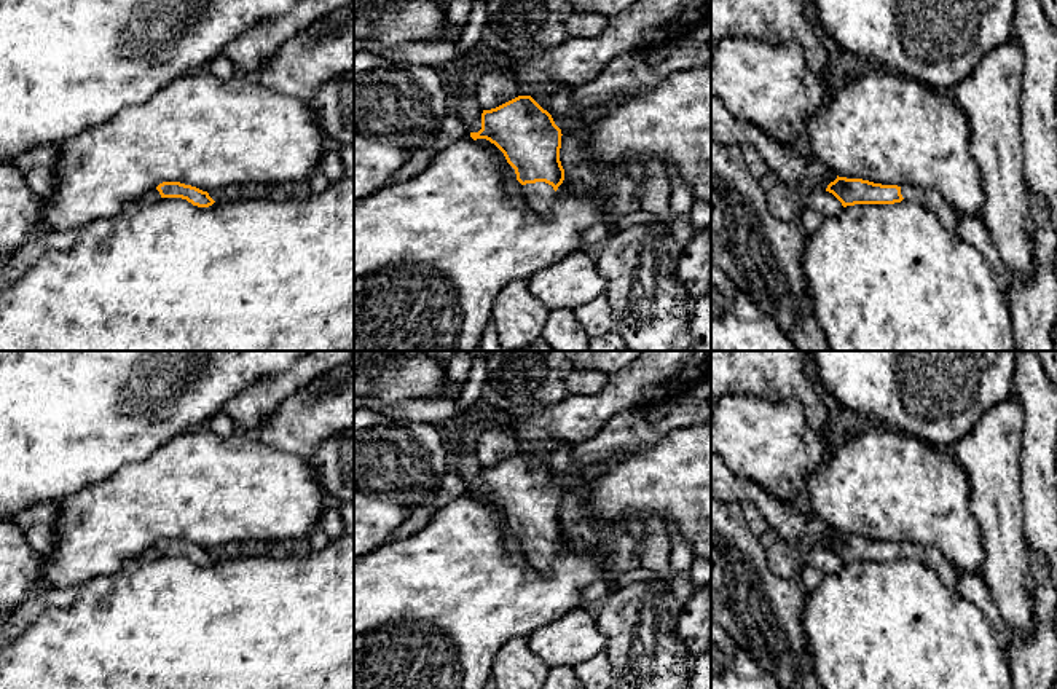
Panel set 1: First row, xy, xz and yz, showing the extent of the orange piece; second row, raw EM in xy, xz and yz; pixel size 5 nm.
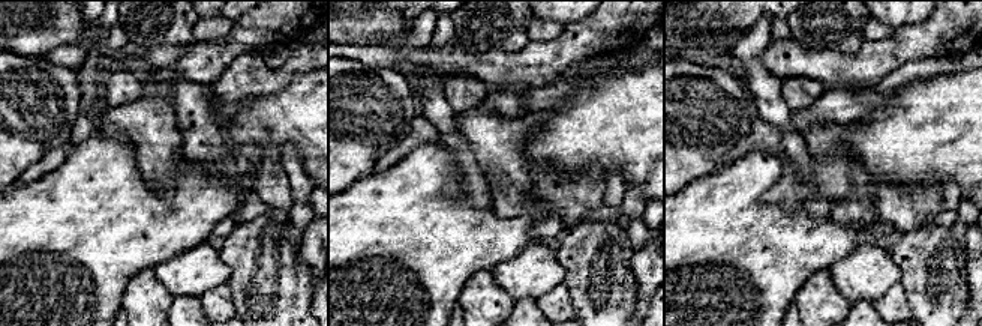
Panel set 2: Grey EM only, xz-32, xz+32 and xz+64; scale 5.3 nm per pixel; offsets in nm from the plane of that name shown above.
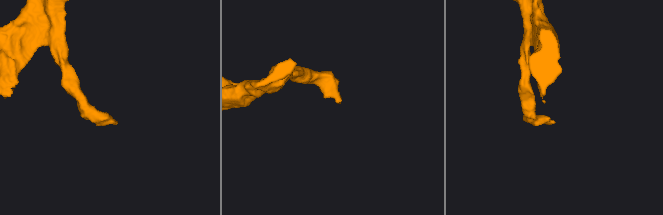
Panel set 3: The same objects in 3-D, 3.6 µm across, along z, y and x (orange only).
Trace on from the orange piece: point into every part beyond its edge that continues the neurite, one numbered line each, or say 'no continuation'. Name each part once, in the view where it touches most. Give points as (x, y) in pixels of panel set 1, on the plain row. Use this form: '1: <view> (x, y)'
1: xz (539, 554)

